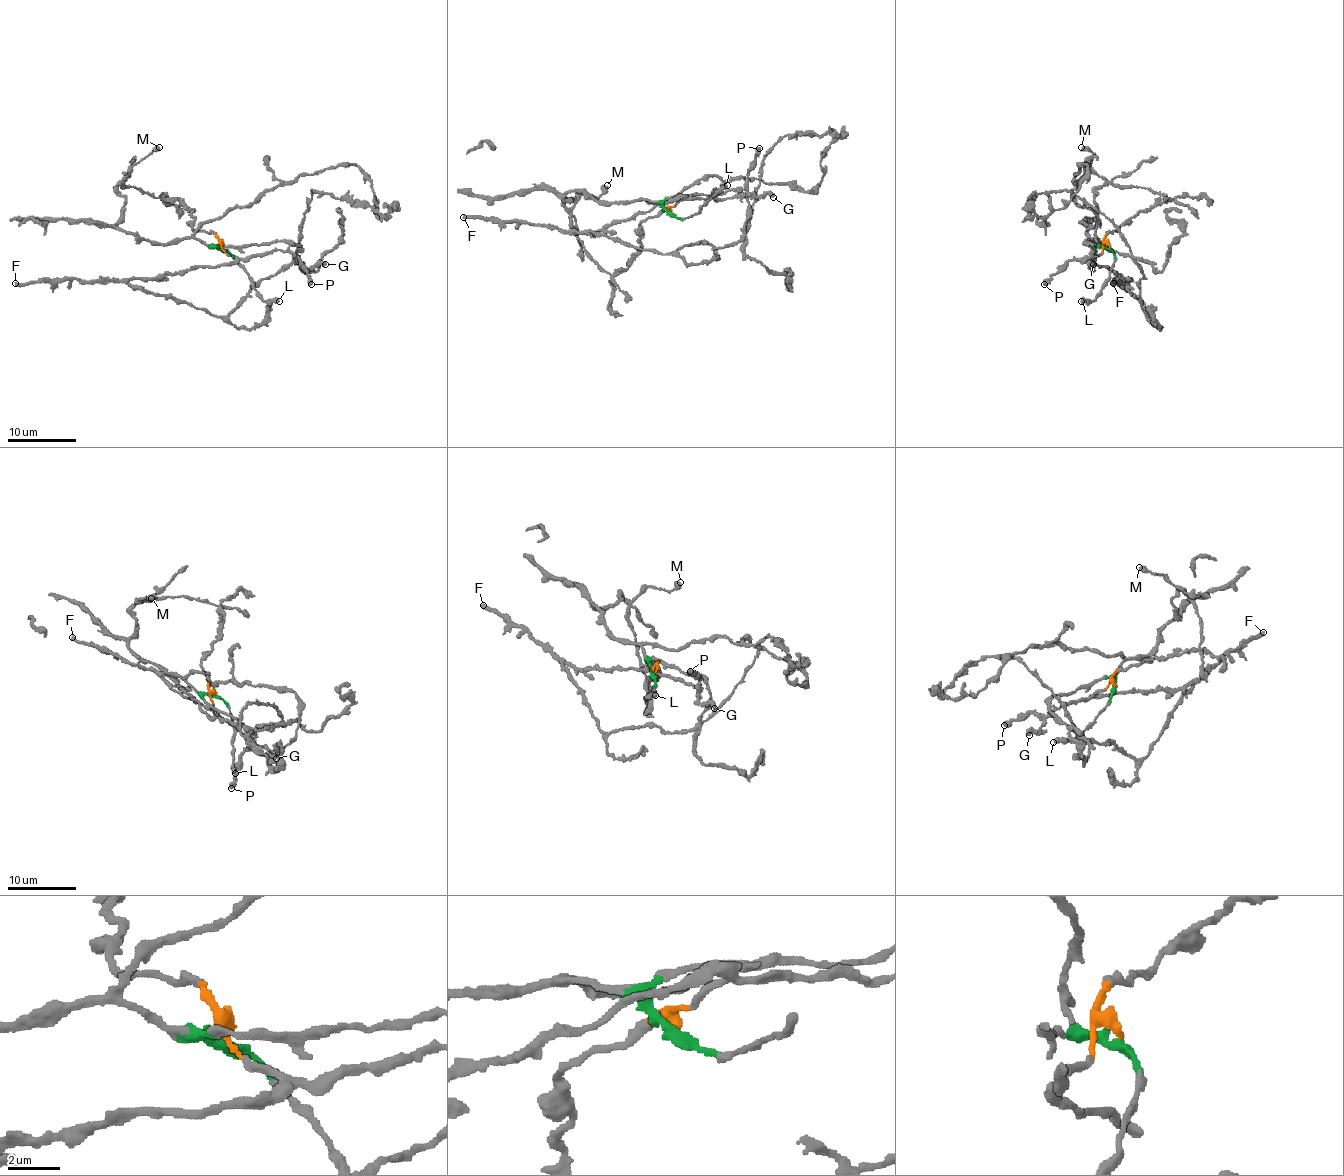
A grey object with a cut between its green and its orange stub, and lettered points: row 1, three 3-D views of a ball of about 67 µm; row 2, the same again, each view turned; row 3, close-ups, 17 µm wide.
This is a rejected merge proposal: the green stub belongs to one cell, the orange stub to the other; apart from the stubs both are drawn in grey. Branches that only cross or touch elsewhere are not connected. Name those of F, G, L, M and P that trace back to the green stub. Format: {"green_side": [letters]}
{"green_side": ["L", "M"]}

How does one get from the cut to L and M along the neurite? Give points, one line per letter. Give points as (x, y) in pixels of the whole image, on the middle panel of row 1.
L: (669, 214), (688, 217), (727, 185)
M: (669, 214), (657, 202), (599, 202), (582, 192), (564, 199), (572, 197), (570, 209), (606, 185)

